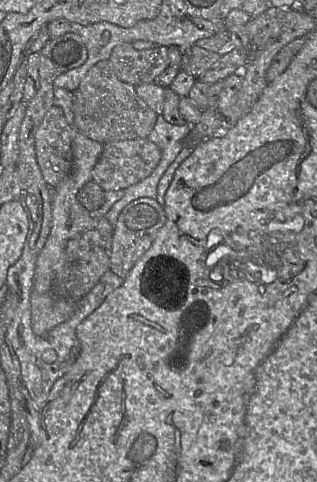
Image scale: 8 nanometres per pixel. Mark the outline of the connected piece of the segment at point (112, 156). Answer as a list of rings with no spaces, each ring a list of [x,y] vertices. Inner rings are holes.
[[[148,138],[112,141],[103,145],[92,172],[92,181],[105,191],[125,190],[148,177],[161,159],[161,150]]]

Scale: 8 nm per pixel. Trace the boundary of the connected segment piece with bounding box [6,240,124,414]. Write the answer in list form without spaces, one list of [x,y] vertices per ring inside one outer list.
[[[26,240],[21,257],[8,269],[6,281],[9,292],[9,306],[7,309],[7,330],[8,339],[20,362],[23,385],[26,387],[34,406],[40,411],[41,414],[41,409],[54,383],[71,369],[71,367],[80,355],[81,345],[76,335],[77,326],[92,312],[94,312],[103,303],[107,296],[109,296],[113,291],[119,288],[122,285],[124,279],[122,279],[110,270],[106,271],[98,280],[98,282],[94,285],[94,287],[79,301],[77,301],[76,309],[69,319],[55,327],[46,335],[38,336],[33,332],[31,324],[31,289],[33,285],[37,257],[38,253],[28,245],[28,242]]]

